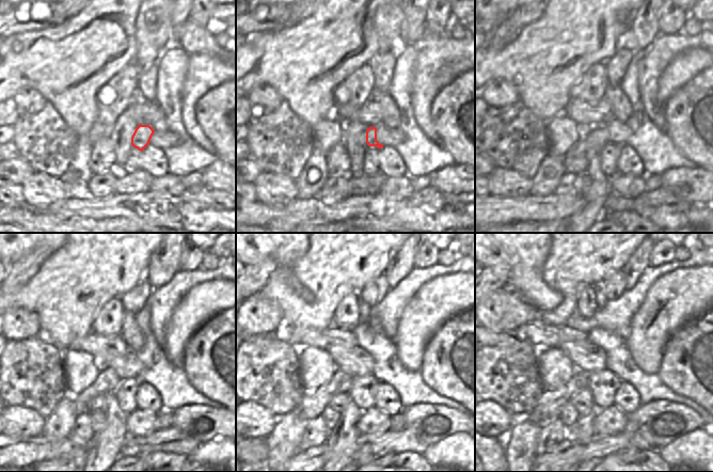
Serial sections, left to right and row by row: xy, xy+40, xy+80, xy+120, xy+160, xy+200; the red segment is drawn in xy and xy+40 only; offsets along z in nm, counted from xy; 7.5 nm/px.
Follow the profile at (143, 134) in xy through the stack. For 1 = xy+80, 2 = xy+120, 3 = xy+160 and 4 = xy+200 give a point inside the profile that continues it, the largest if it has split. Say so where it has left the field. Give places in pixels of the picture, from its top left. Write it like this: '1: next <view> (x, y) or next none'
1: next xy+80 (598, 136)
2: next xy+120 (107, 380)
3: next xy+160 (312, 405)
4: next xy+200 (548, 408)

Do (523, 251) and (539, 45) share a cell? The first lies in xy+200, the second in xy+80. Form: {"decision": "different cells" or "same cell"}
{"decision": "different cells"}

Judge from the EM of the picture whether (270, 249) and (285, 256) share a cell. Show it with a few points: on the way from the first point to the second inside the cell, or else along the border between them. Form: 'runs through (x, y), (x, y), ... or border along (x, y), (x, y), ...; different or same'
runs through (273, 249), (278, 249), (282, 253); same

